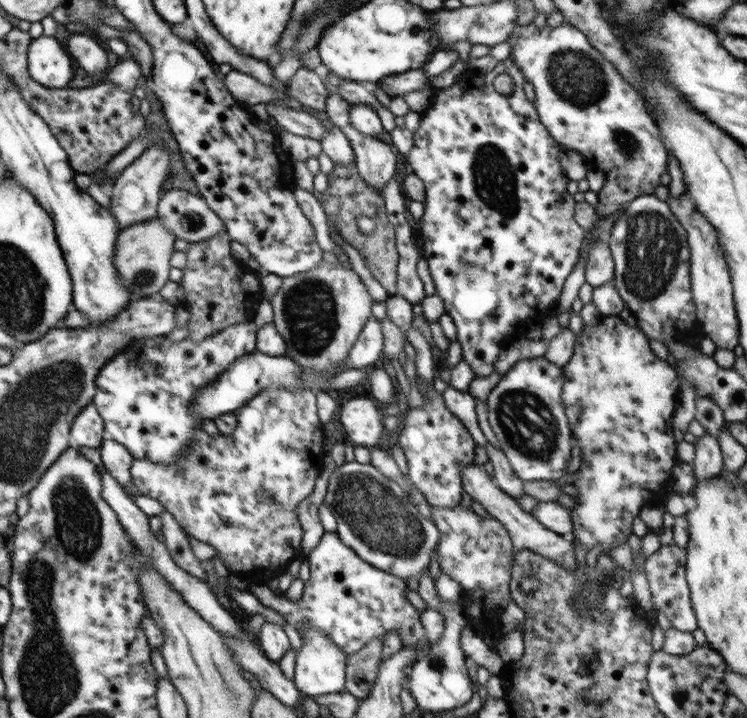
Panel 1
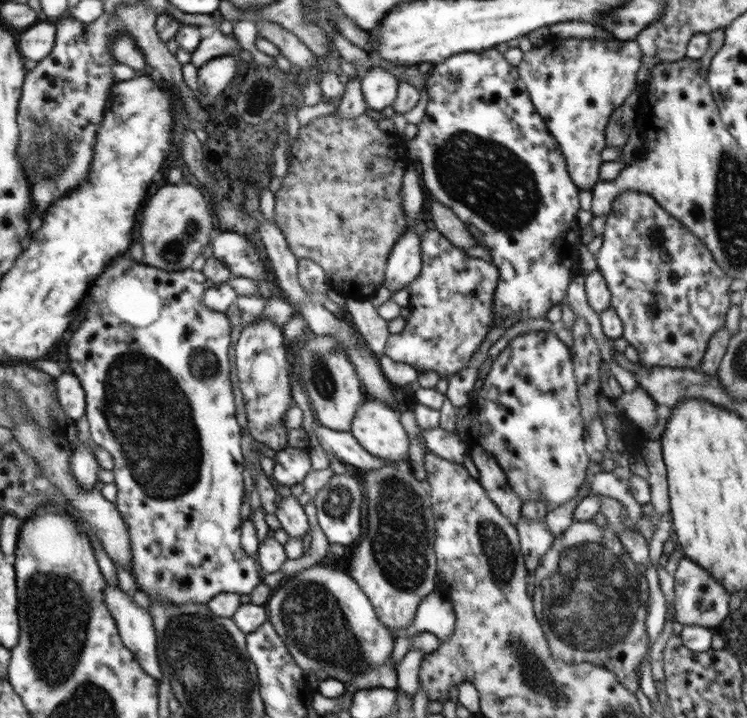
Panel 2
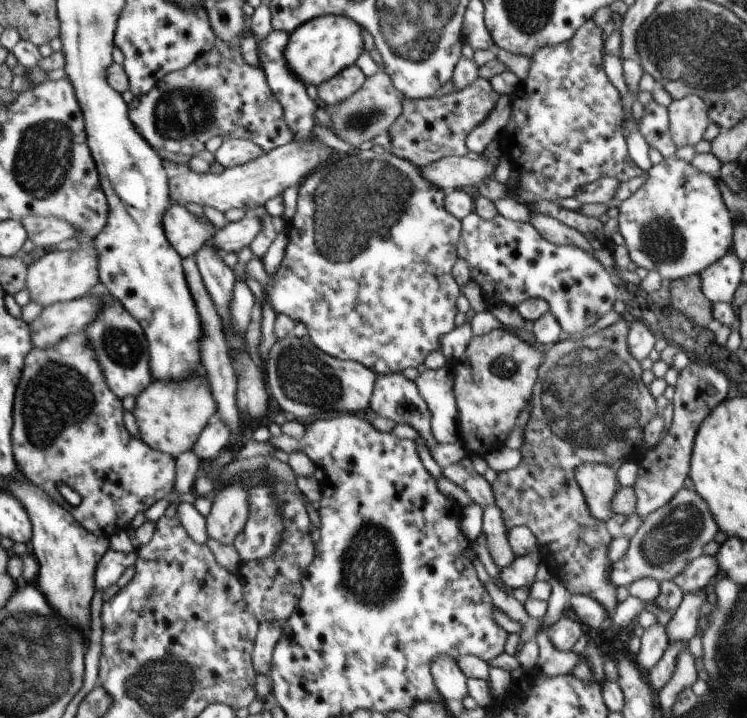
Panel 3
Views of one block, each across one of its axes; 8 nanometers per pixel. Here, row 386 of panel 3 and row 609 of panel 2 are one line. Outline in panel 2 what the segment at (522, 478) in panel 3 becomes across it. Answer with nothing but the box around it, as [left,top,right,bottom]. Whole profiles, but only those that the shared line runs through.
[533,521,649,694]

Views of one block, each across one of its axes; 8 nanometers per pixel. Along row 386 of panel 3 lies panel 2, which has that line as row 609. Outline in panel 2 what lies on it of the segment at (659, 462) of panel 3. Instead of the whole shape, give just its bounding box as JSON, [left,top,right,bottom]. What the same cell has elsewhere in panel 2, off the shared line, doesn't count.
[674,556,731,628]

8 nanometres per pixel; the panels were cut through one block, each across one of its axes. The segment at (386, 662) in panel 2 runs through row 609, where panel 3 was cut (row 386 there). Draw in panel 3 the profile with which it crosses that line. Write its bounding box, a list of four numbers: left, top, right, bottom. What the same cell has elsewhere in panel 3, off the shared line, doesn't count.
[262,332,377,424]

